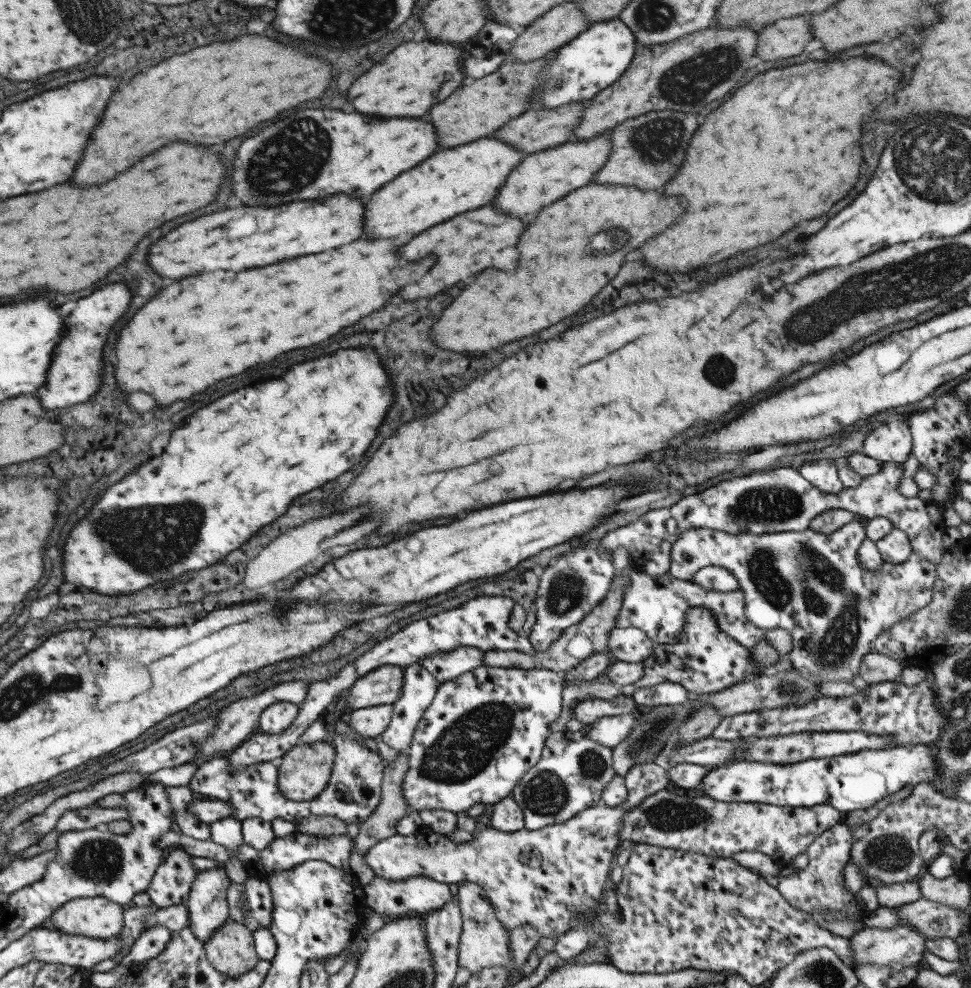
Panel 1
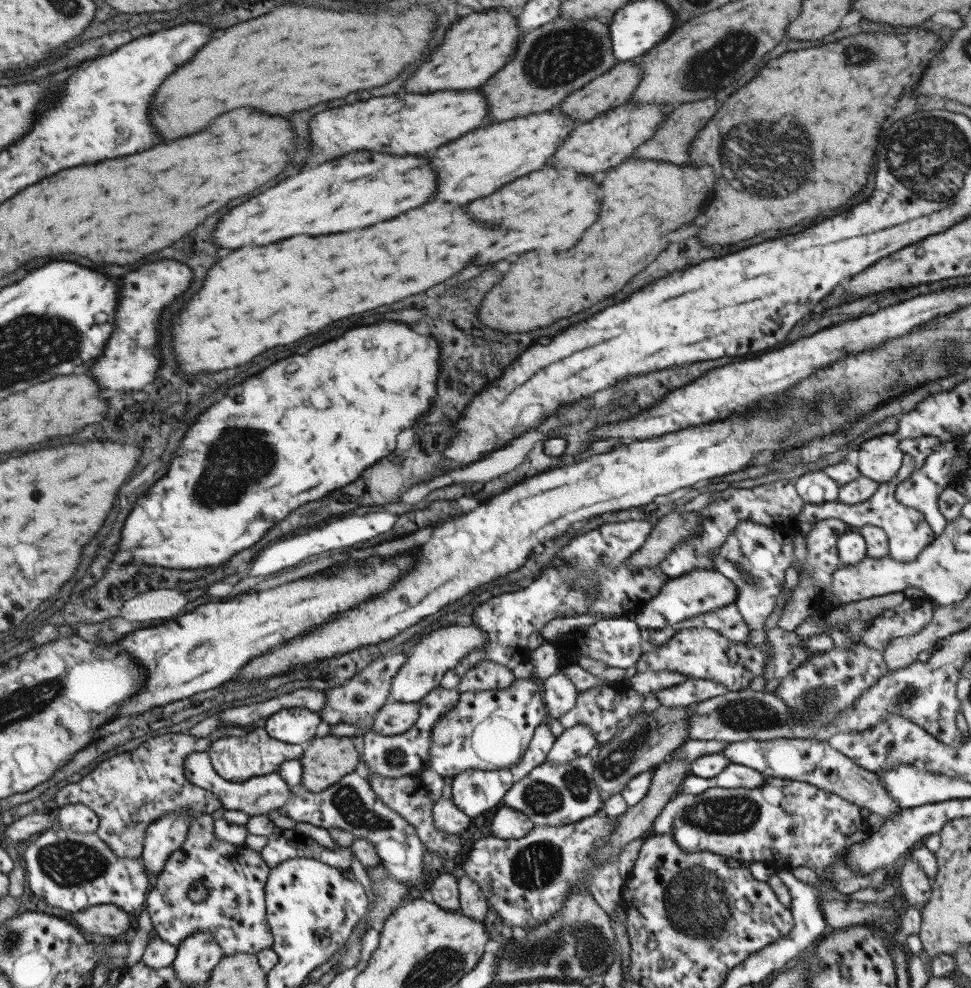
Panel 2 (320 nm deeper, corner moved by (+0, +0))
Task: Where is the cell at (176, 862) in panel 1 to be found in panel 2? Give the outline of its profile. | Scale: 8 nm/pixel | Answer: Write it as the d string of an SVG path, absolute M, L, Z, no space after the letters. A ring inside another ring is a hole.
M207 814L194 818L187 830L187 837L181 847L173 851L165 861L161 873L152 879L152 883L145 896L144 909L151 920L151 926L163 942L177 946L183 939L198 930L208 930L214 941L222 950L223 956L243 953L256 955L264 948L271 948L273 937L266 921L266 906L264 904L263 888L267 883L269 868L263 864L258 852L249 850L244 844L227 844L223 840L215 840L213 836L213 818ZM201 882L207 896L203 902L191 902L187 892L191 884Z

